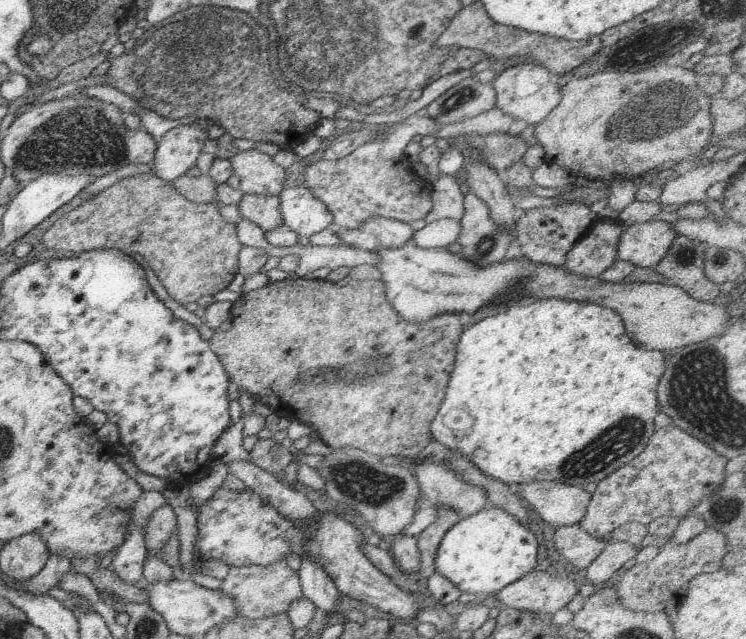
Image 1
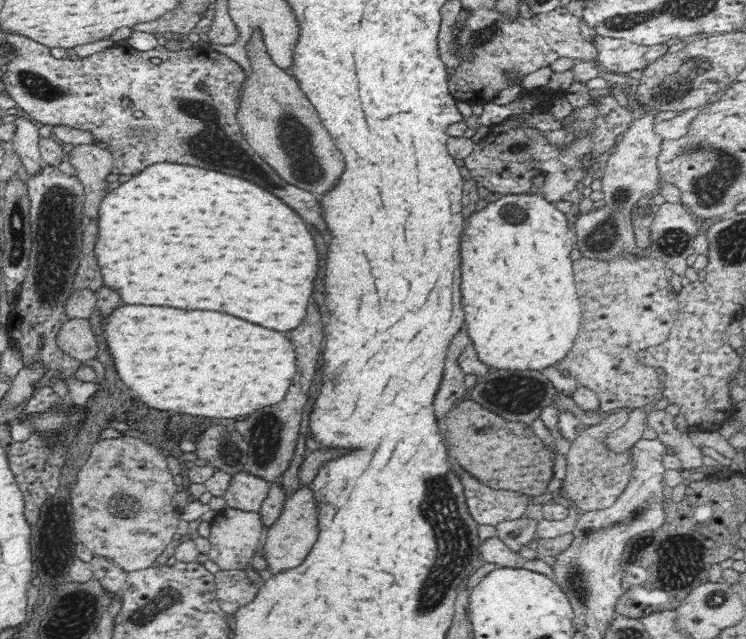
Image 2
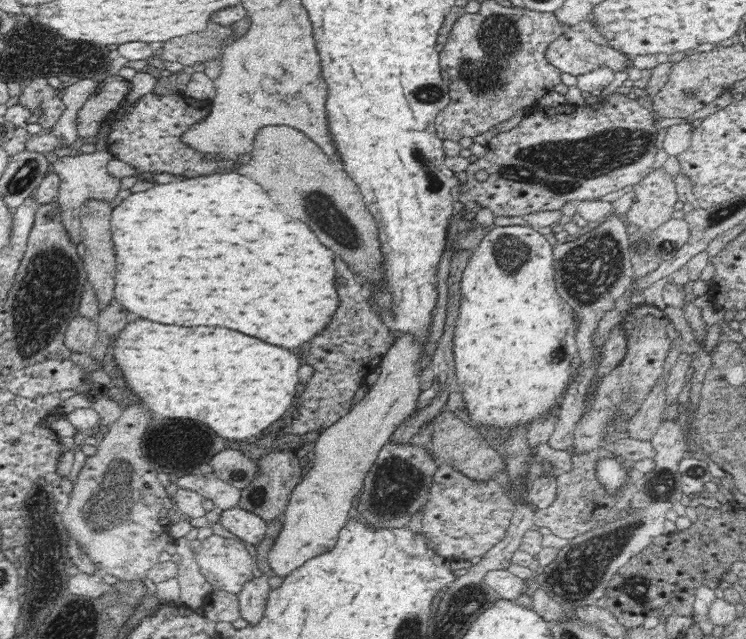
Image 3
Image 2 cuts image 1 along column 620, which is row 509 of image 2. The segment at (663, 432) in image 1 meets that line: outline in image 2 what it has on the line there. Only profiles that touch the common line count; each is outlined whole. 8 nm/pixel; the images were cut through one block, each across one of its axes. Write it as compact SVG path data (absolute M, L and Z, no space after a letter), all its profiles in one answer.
M453 465L451 469L456 470L455 473L462 481L463 493L465 494L465 501L469 513L478 524L490 524L496 526L502 521L507 521L512 518L520 518L527 509L529 498L524 493L507 491L506 489L492 489L484 486L471 474L458 474L460 467L456 465Z

